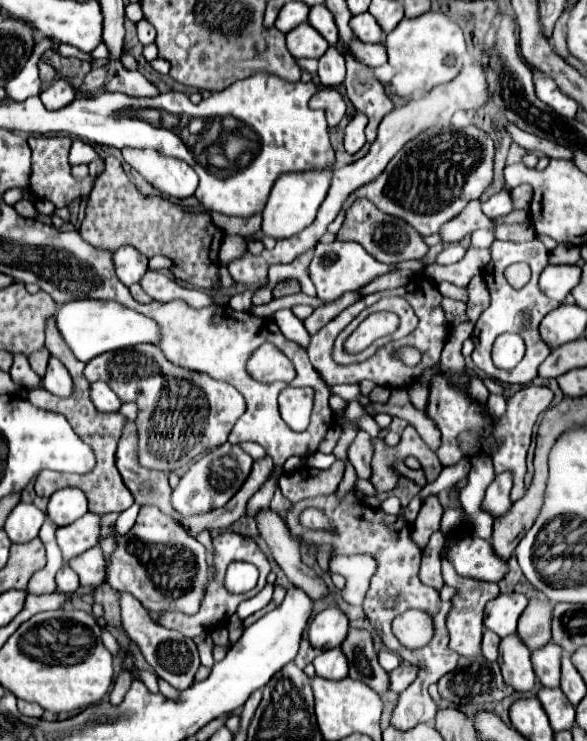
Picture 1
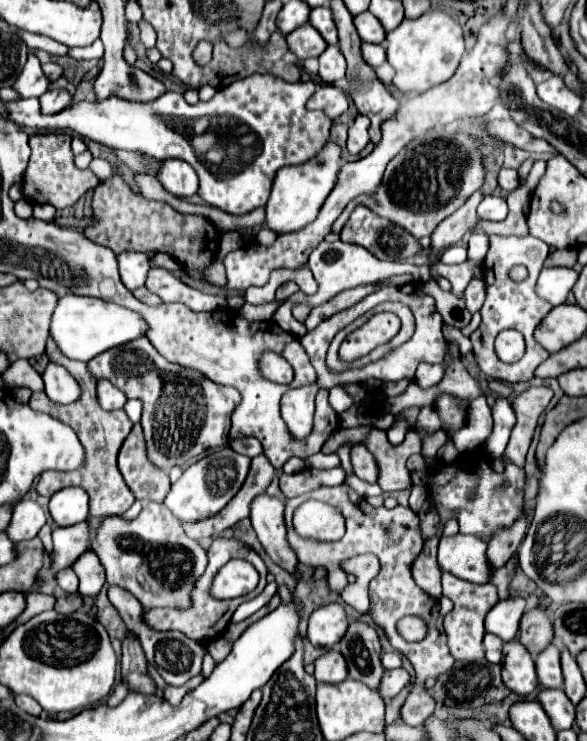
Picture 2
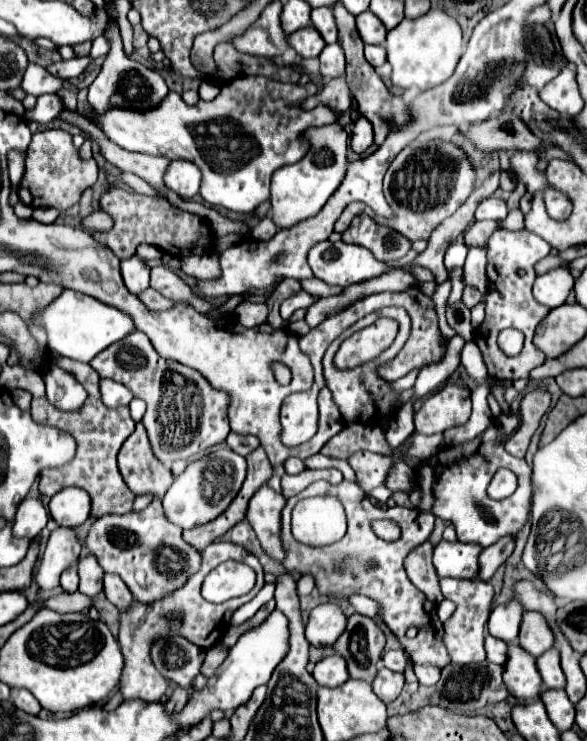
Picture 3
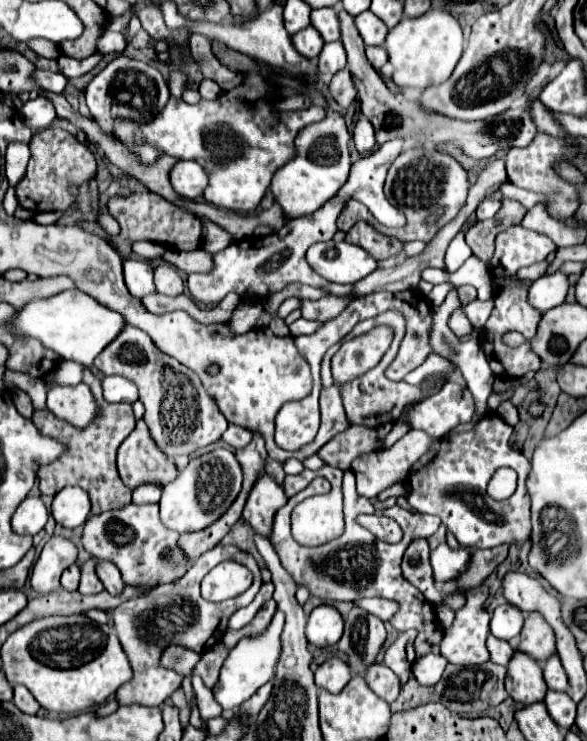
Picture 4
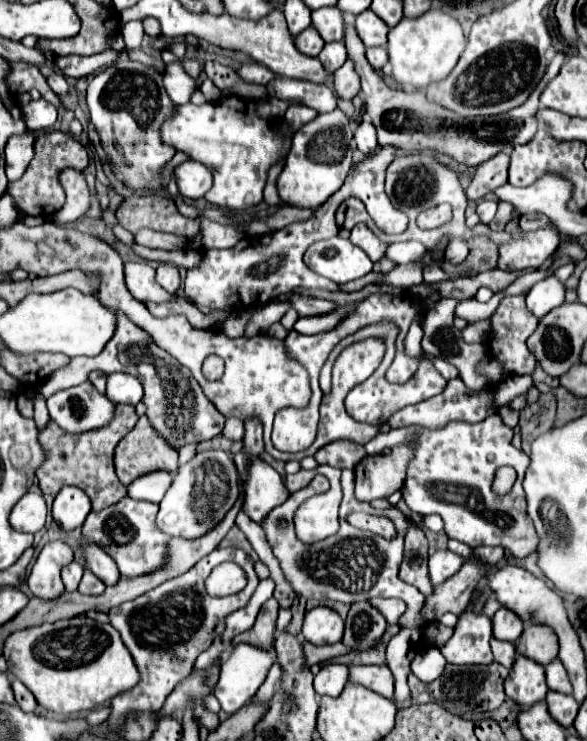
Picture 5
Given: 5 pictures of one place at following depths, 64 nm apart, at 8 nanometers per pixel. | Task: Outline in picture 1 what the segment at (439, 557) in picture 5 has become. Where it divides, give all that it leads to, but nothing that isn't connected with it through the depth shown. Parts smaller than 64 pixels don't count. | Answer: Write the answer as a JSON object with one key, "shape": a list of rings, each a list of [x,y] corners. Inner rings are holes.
{"shape":[[[472,534],[458,536],[458,540],[448,538],[442,548],[442,558],[452,562],[460,576],[474,580],[498,582],[508,572],[506,562],[494,554],[490,542]]]}

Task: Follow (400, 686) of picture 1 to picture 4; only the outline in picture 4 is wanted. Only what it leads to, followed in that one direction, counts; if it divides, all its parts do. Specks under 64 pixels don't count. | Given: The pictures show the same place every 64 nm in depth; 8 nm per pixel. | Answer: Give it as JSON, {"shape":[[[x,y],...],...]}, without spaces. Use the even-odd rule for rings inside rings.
{"shape":[[[372,664],[362,678],[366,680],[368,688],[386,702],[394,702],[400,694],[400,680],[386,668],[386,664]]]}

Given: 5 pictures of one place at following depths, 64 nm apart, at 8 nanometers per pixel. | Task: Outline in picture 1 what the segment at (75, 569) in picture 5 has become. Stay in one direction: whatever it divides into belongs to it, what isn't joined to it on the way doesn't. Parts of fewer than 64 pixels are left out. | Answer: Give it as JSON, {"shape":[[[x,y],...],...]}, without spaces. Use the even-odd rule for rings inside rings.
{"shape":[[[64,567],[58,570],[56,574],[56,584],[58,584],[58,590],[64,592],[64,594],[72,594],[78,590],[78,574],[70,567]]]}

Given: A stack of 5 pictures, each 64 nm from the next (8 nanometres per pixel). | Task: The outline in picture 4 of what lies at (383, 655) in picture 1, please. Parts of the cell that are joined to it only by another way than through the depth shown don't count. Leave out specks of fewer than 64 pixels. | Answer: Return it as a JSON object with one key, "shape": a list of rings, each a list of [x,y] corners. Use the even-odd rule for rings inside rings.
{"shape":[[[398,634],[398,638],[390,644],[384,656],[384,664],[400,678],[400,684],[404,686],[408,678],[412,676],[412,662],[416,658],[414,652],[414,640],[410,640],[408,634]]]}

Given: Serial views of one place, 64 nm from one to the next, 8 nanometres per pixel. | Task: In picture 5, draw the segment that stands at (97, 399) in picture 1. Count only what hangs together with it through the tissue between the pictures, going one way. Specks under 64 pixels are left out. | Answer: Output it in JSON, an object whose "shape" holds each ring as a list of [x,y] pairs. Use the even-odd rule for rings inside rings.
{"shape":[[[116,372],[116,374],[108,376],[106,396],[114,404],[132,404],[132,406],[136,406],[142,400],[144,390],[142,390],[142,384],[134,376],[128,376],[124,372]]]}

